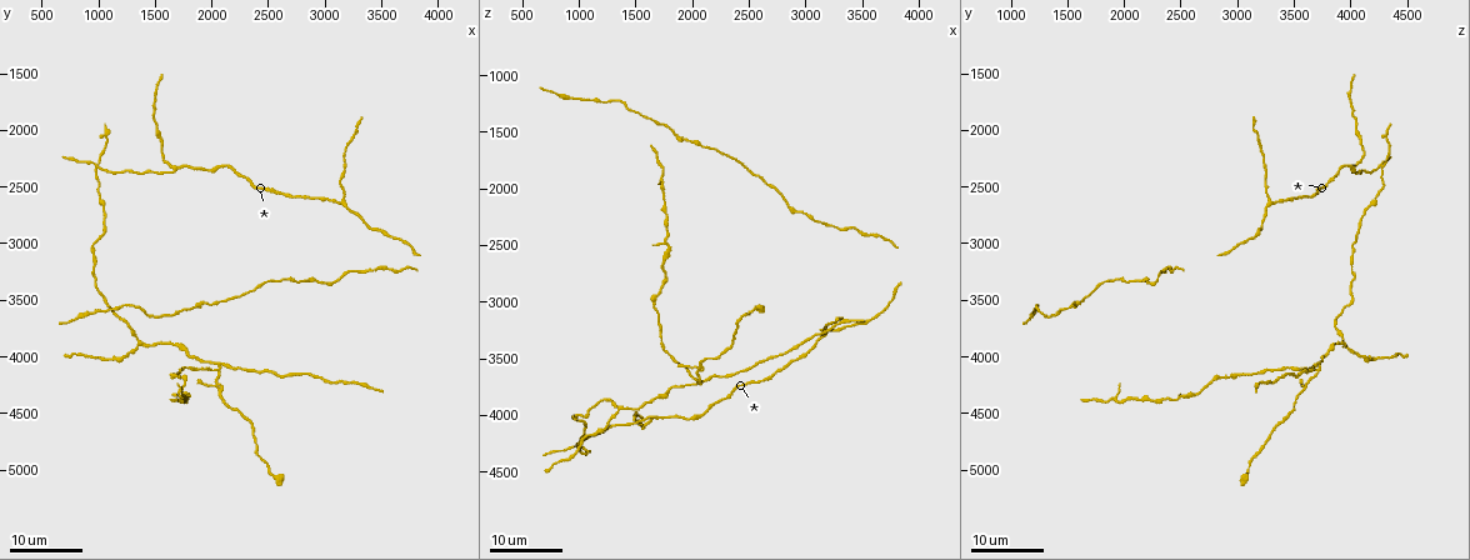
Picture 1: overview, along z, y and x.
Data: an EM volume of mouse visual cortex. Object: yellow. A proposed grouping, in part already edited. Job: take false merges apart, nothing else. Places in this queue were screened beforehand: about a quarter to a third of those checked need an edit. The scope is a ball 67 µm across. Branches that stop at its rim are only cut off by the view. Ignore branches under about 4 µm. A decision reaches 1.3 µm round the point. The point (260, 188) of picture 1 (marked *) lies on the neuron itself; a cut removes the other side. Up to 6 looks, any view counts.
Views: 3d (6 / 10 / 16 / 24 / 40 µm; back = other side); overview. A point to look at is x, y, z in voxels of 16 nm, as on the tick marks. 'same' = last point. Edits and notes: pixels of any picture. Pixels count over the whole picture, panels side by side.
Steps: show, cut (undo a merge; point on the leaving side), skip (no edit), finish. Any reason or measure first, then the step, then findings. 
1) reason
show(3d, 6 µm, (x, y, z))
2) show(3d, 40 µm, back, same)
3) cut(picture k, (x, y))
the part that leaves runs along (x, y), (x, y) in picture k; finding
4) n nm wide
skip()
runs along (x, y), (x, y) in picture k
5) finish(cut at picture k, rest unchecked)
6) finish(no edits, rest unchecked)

side arm on a straight run
show(3d, 24 µm, (1680, 2340, 4020))

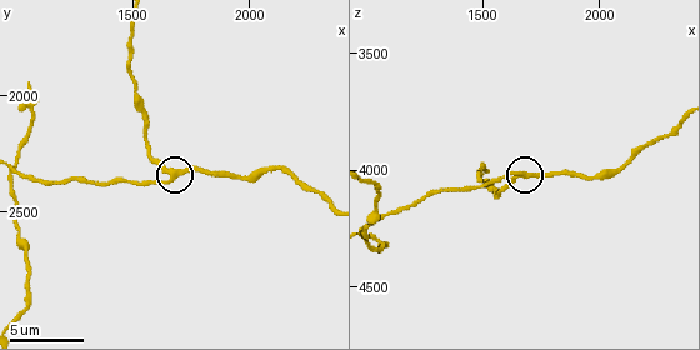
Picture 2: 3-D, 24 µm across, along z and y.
show(3d, 6 µm, (1670, 2340, 4030))

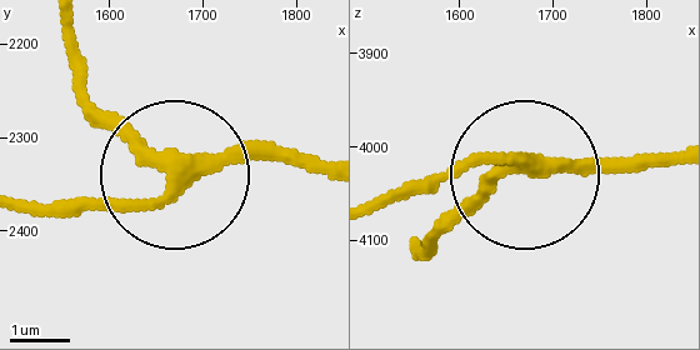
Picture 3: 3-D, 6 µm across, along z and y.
3 arms
skip()
runs along (328, 168), (253, 153), (164, 163), (79, 83) in picture 3; one neuron here

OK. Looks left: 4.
a fork
show(3d, 24 µm, (1340, 3880, 3940))

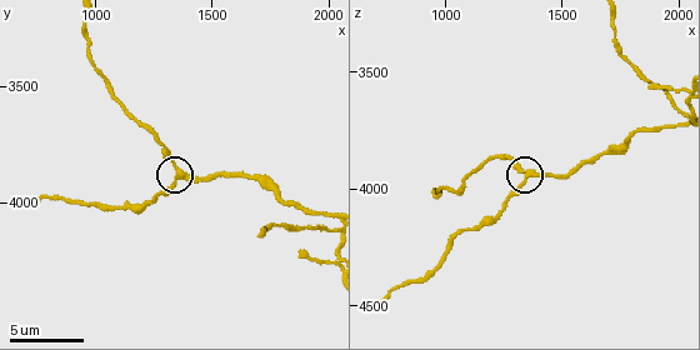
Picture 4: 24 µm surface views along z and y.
zoom in
show(3d, 10 µm, (1360, 3880, 3940))

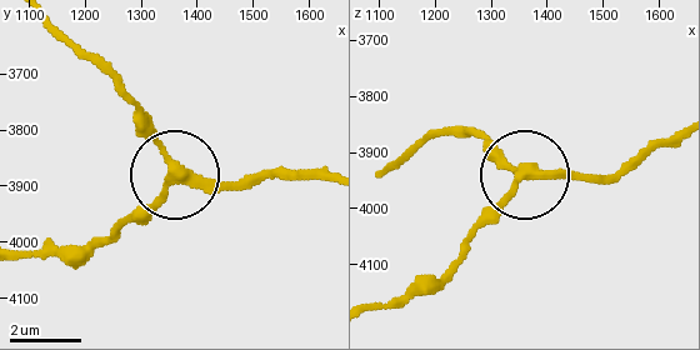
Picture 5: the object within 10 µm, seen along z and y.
show(3d, 10 µm, back, (1350, 3885, 3945))

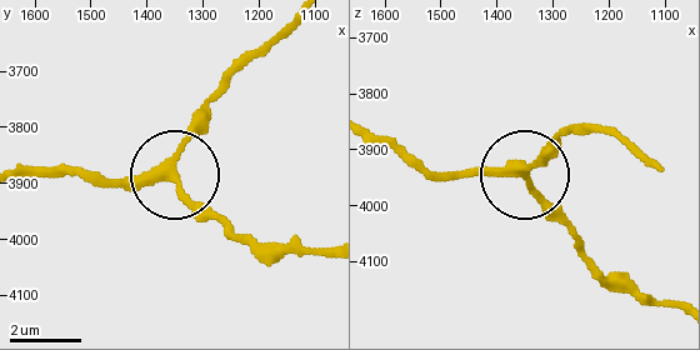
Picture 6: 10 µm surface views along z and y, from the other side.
skip()
runs along (648, 164), (611, 134), (573, 131), (525, 173), (581, 236) in picture 6; all the same neuron

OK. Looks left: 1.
finish(no edits, rest unchecked)

